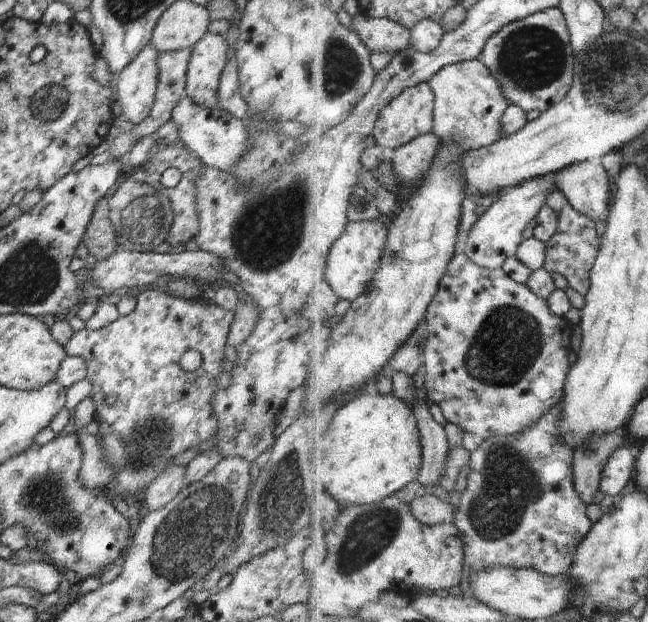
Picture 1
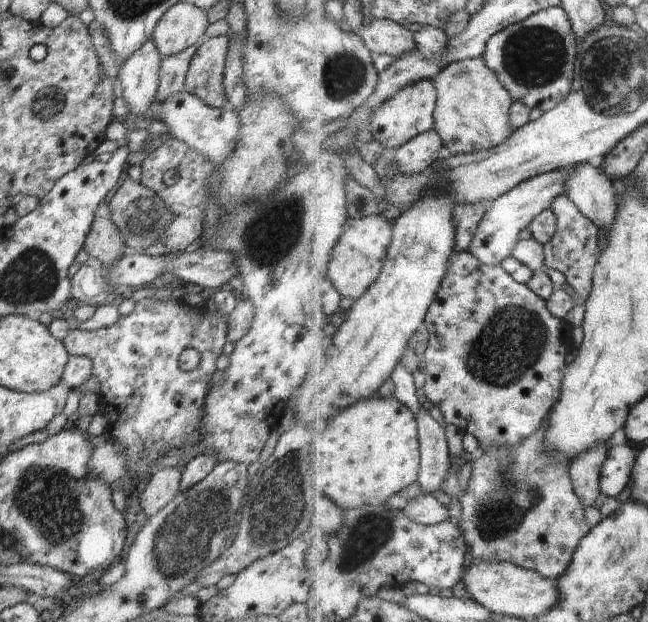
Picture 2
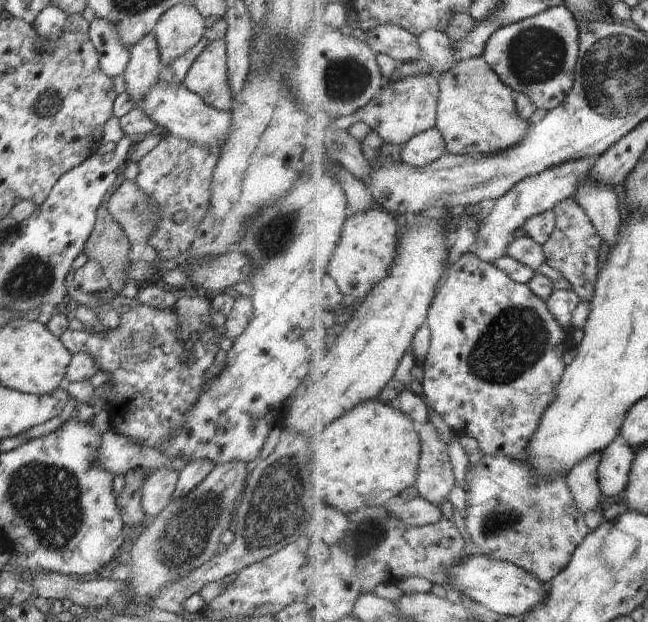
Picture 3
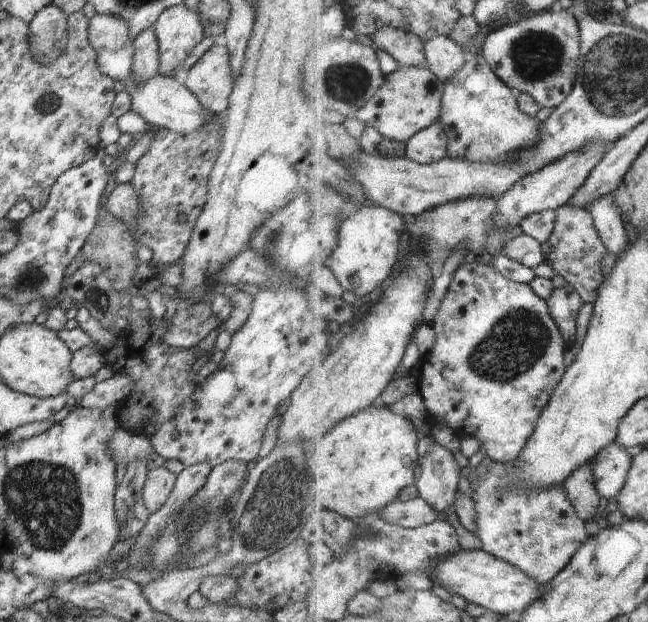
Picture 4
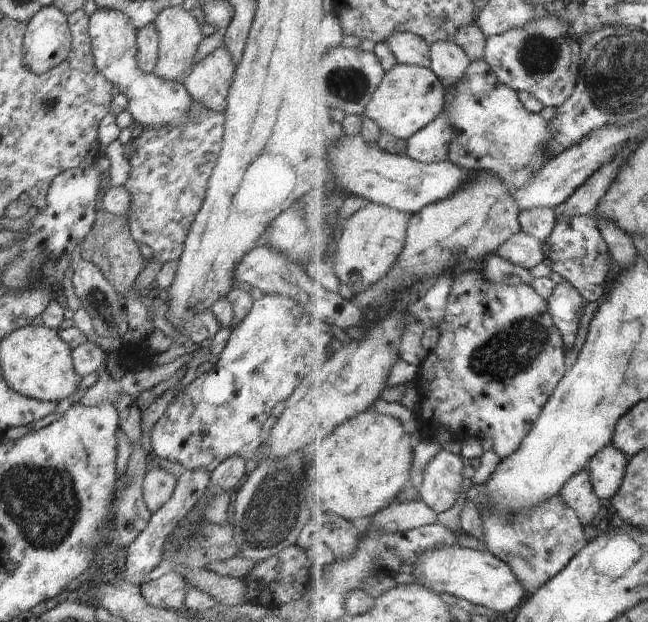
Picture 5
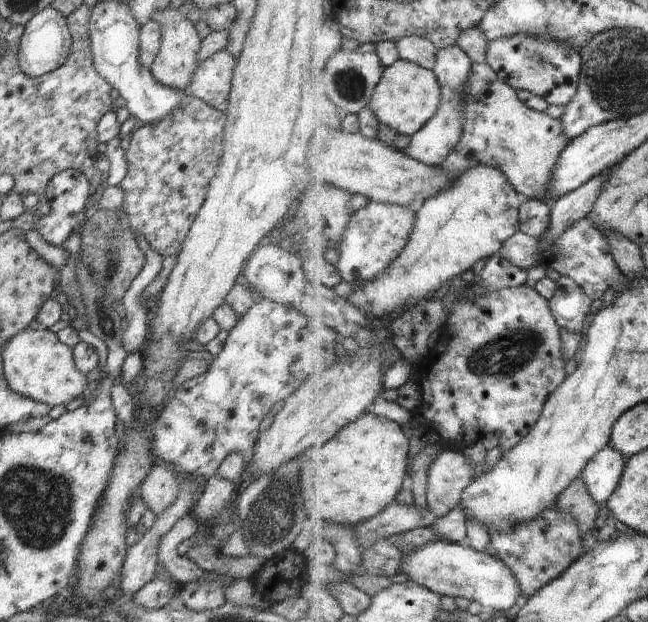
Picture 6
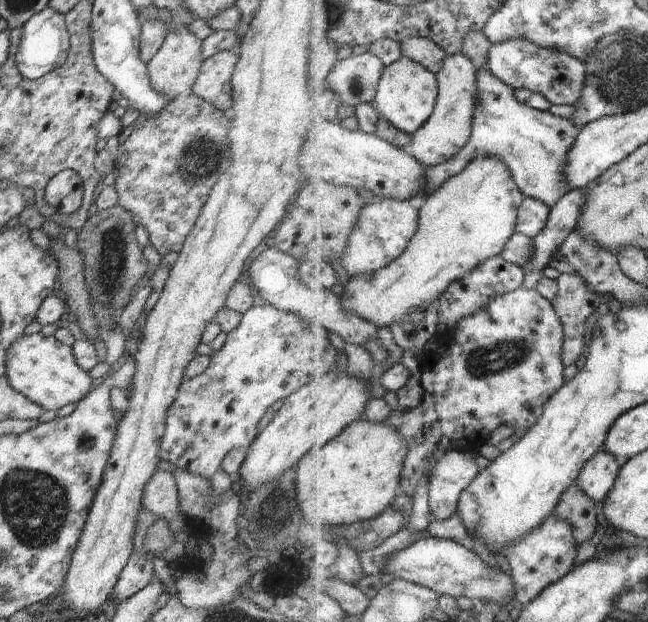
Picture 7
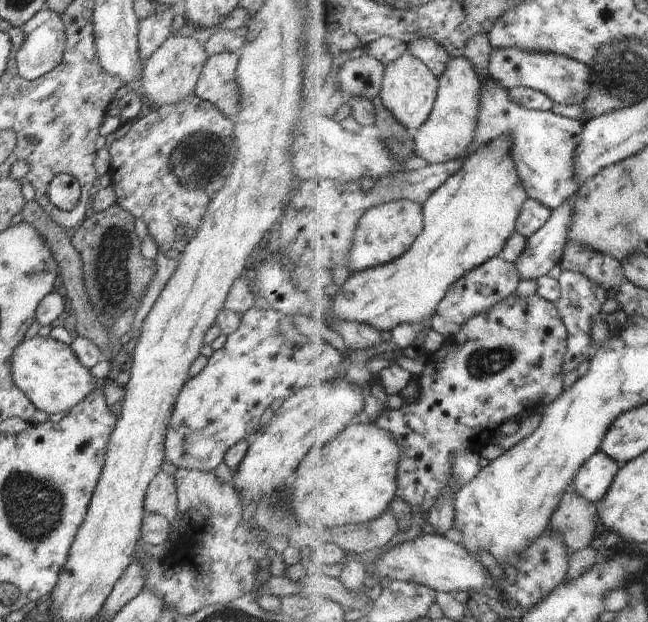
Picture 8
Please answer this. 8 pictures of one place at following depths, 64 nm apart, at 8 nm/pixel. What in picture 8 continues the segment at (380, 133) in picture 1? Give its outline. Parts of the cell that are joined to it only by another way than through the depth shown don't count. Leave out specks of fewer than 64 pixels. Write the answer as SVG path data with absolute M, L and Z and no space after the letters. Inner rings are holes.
M408 52L388 66L385 84L380 95L386 108L393 112L397 119L411 131L415 132L429 121L437 104L440 89L441 79L439 76L434 74L434 71L425 62Z

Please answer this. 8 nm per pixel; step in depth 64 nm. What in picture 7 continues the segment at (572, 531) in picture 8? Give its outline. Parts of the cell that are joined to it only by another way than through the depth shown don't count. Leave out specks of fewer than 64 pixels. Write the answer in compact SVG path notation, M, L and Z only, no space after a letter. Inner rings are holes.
M578 484L572 485L561 498L555 515L569 522L576 530L577 542L581 545L596 536L600 522L601 504L597 503Z

